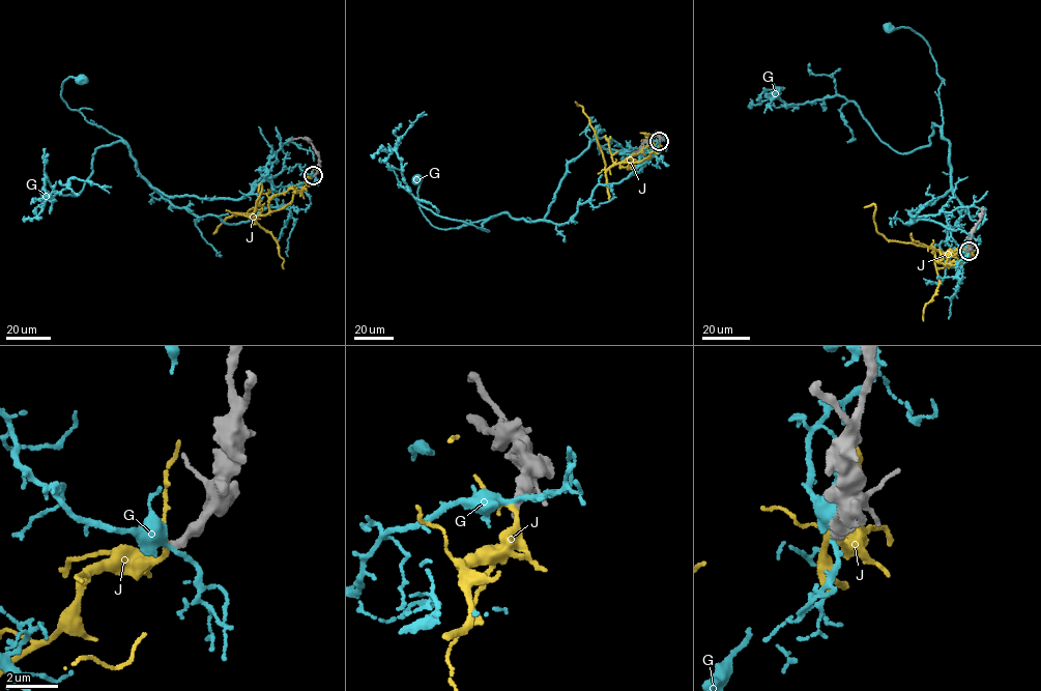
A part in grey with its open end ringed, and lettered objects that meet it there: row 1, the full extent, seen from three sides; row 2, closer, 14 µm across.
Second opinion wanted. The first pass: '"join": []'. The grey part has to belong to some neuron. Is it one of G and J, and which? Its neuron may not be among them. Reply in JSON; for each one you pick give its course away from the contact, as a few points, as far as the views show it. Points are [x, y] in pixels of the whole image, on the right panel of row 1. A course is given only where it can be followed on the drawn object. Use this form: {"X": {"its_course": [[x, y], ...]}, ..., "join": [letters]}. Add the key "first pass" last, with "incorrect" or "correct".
{"join": [], "first pass": "correct"}

